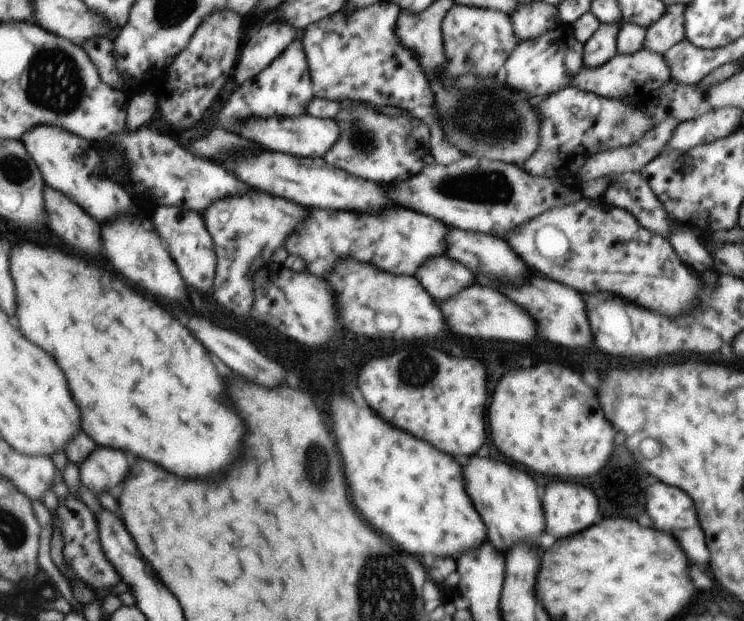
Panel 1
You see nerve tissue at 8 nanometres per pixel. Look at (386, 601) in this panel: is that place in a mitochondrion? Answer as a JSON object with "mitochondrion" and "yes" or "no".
{"mitochondrion":"yes"}

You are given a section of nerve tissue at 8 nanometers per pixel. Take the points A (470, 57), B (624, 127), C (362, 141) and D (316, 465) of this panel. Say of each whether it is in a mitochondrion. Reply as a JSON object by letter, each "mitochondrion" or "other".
{"A":"mitochondrion","B":"mitochondrion","C":"mitochondrion","D":"mitochondrion"}

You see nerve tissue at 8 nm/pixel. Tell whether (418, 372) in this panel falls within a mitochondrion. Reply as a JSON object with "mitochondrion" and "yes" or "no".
{"mitochondrion":"yes"}

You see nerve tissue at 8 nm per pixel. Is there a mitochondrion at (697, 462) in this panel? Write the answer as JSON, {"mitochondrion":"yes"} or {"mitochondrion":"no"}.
{"mitochondrion":"no"}

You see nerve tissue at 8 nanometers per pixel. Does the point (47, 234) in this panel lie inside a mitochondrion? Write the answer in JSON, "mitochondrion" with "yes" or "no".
{"mitochondrion":"no"}

